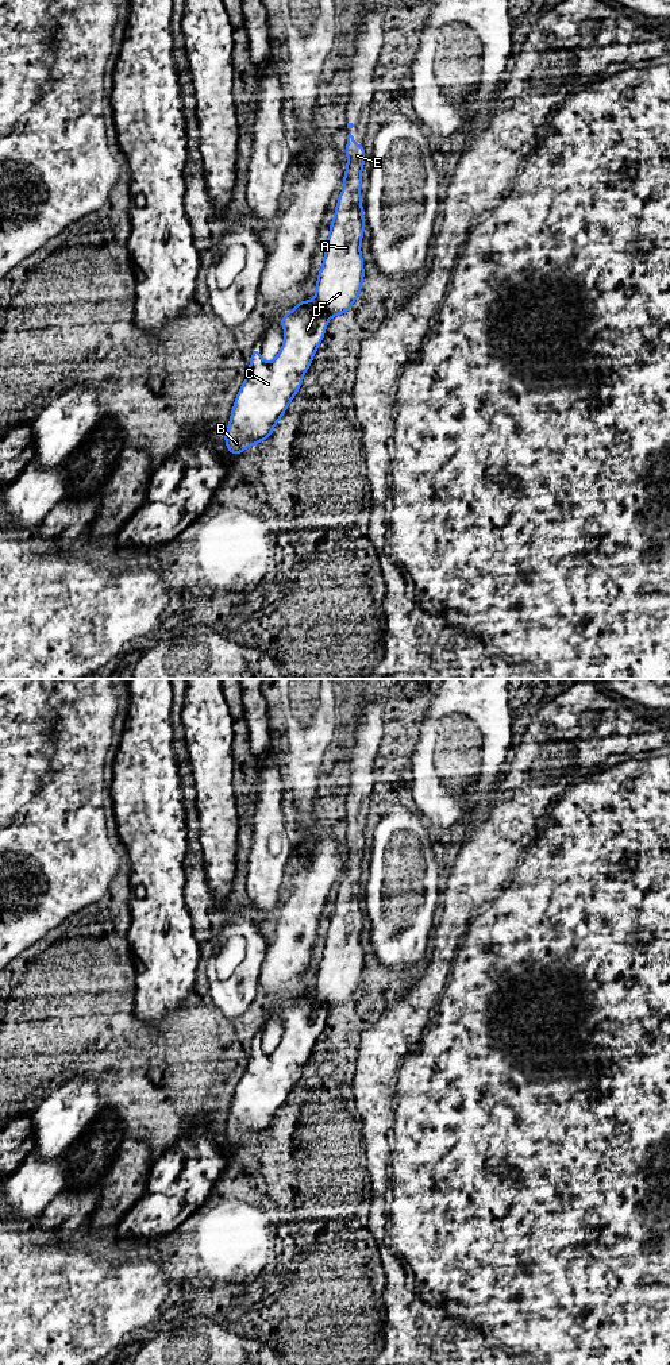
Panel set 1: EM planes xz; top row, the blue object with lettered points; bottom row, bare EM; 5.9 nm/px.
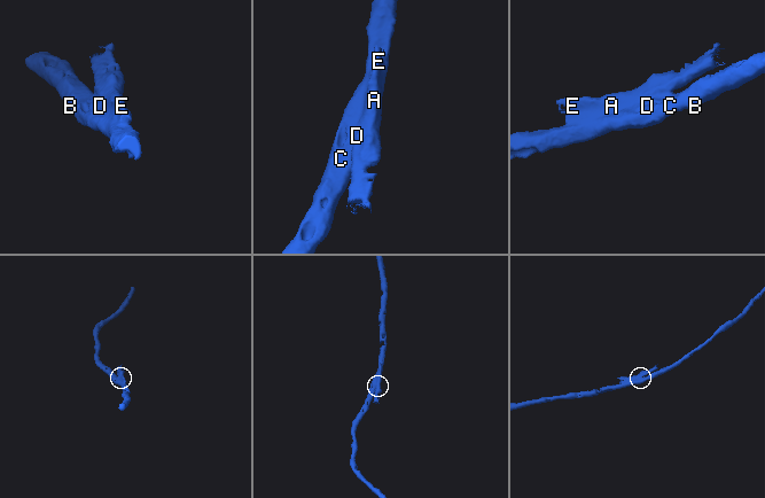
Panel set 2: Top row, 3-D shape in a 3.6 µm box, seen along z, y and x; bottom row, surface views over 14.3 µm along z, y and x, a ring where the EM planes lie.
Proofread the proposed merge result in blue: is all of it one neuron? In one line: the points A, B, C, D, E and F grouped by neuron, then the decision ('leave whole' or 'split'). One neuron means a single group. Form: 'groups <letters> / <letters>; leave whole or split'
groups A E F / B C D; split

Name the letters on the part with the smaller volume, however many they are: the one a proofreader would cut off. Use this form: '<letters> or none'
A, E, F

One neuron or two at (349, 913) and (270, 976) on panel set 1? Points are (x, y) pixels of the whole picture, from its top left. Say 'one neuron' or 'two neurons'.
two neurons

